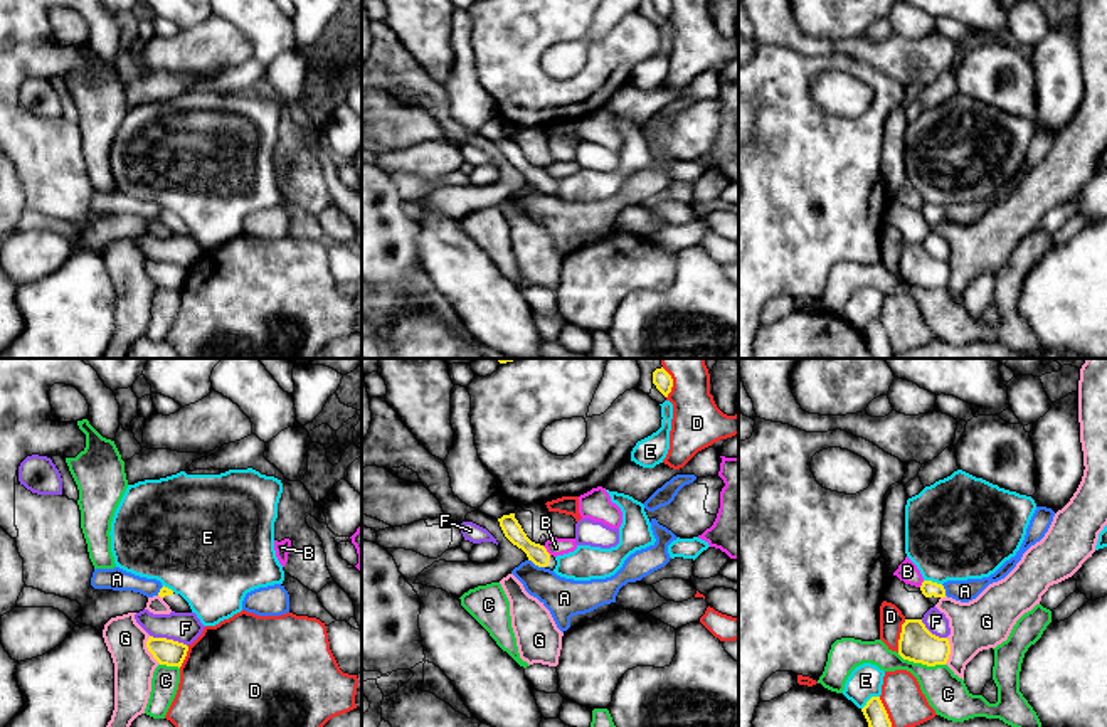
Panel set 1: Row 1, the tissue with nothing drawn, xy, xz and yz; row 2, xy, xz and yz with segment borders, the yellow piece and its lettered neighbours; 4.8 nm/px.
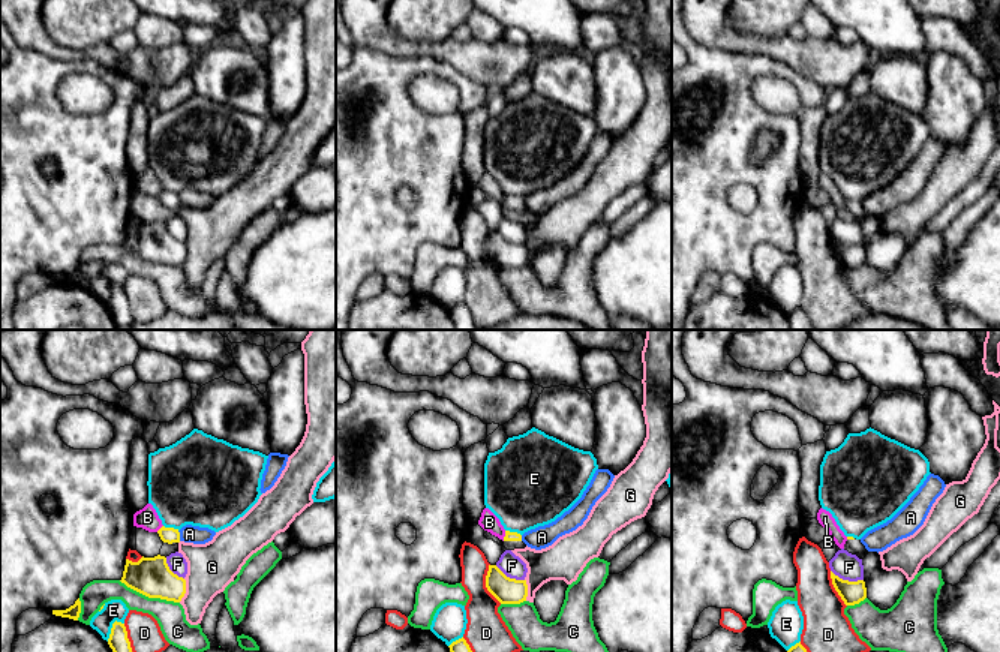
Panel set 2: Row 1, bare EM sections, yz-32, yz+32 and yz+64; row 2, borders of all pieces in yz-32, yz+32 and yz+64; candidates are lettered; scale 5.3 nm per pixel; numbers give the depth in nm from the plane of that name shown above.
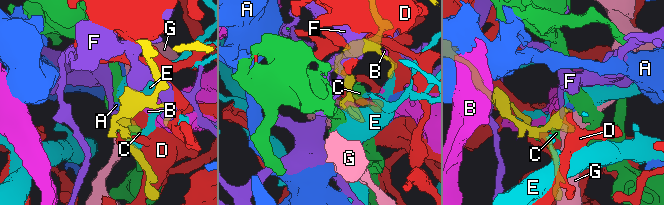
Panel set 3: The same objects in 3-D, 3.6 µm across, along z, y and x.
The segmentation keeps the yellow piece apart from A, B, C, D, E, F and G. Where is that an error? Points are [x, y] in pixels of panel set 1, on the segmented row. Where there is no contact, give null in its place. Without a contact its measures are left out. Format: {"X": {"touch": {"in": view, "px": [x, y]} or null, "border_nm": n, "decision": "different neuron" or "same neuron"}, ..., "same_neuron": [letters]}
{"A": {"touch": {"in": "xz", "px": [537, 564]}, "border_nm": 90, "decision": "different neuron"}, "B": {"touch": {"in": "xz", "px": [545, 551]}, "border_nm": 60, "decision": "different neuron"}, "C": {"touch": {"in": "yz", "px": [921, 662]}, "border_nm": 240, "decision": "different neuron"}, "D": {"touch": {"in": "yz", "px": [900, 636]}, "border_nm": 170, "decision": "different neuron"}, "E": {"touch": {"in": "yz", "px": [868, 700]}, "border_nm": 110, "decision": "different neuron"}, "F": {"touch": {"in": "xy", "px": [169, 640]}, "border_nm": 190, "decision": "different neuron"}, "G": {"touch": {"in": "xy", "px": [148, 650]}, "border_nm": 150, "decision": "different neuron"}, "same_neuron": []}

